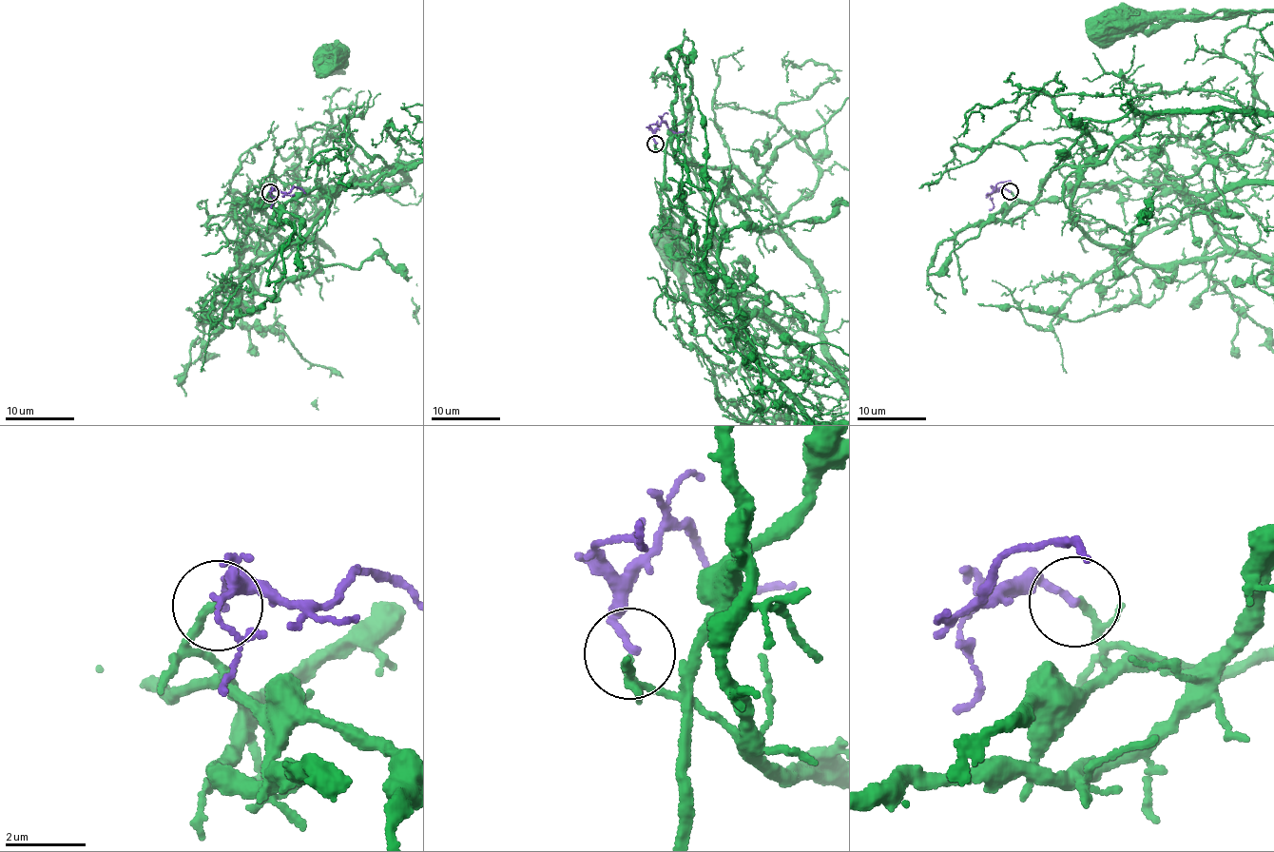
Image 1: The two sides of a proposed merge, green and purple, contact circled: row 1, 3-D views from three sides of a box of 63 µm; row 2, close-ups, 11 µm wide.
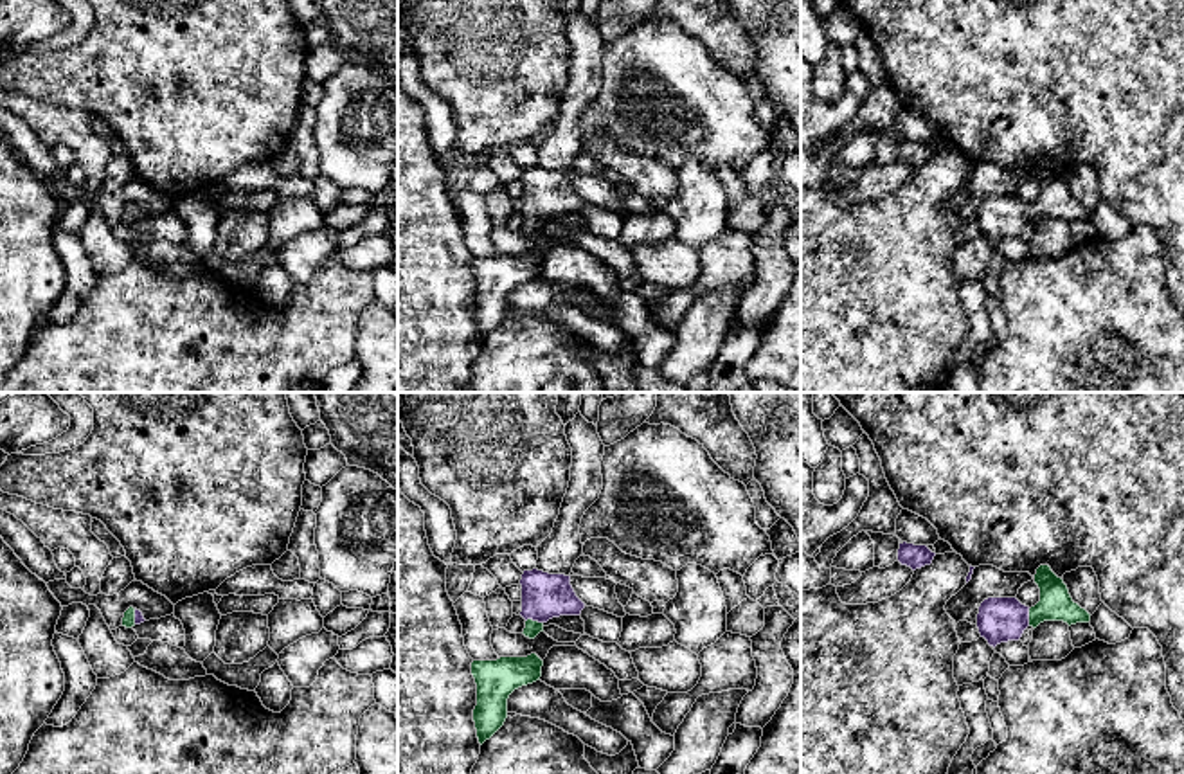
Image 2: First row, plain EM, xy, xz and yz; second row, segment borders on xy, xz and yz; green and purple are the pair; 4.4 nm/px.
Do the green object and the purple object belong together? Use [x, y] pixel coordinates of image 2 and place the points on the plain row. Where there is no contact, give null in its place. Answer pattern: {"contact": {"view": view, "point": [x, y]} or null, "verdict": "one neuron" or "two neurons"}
{"contact": {"view": "xz", "point": [535, 218]}, "verdict": "one neuron"}

